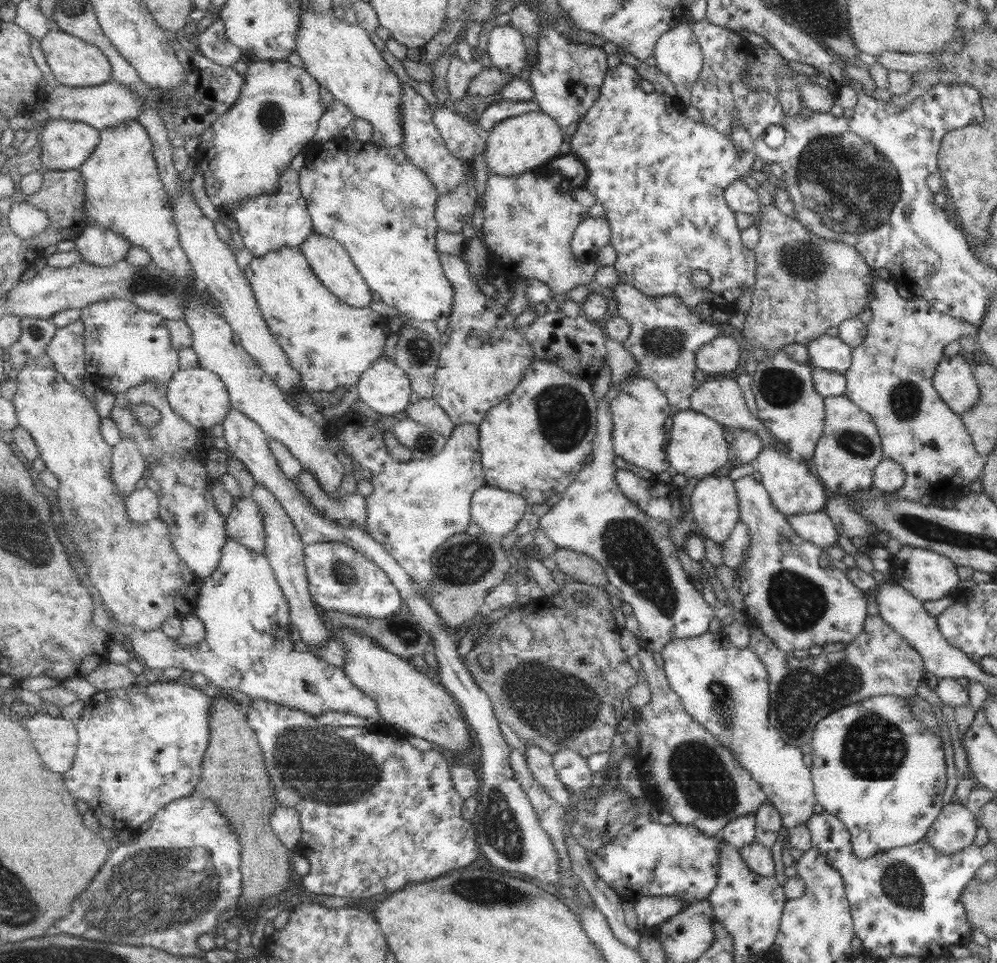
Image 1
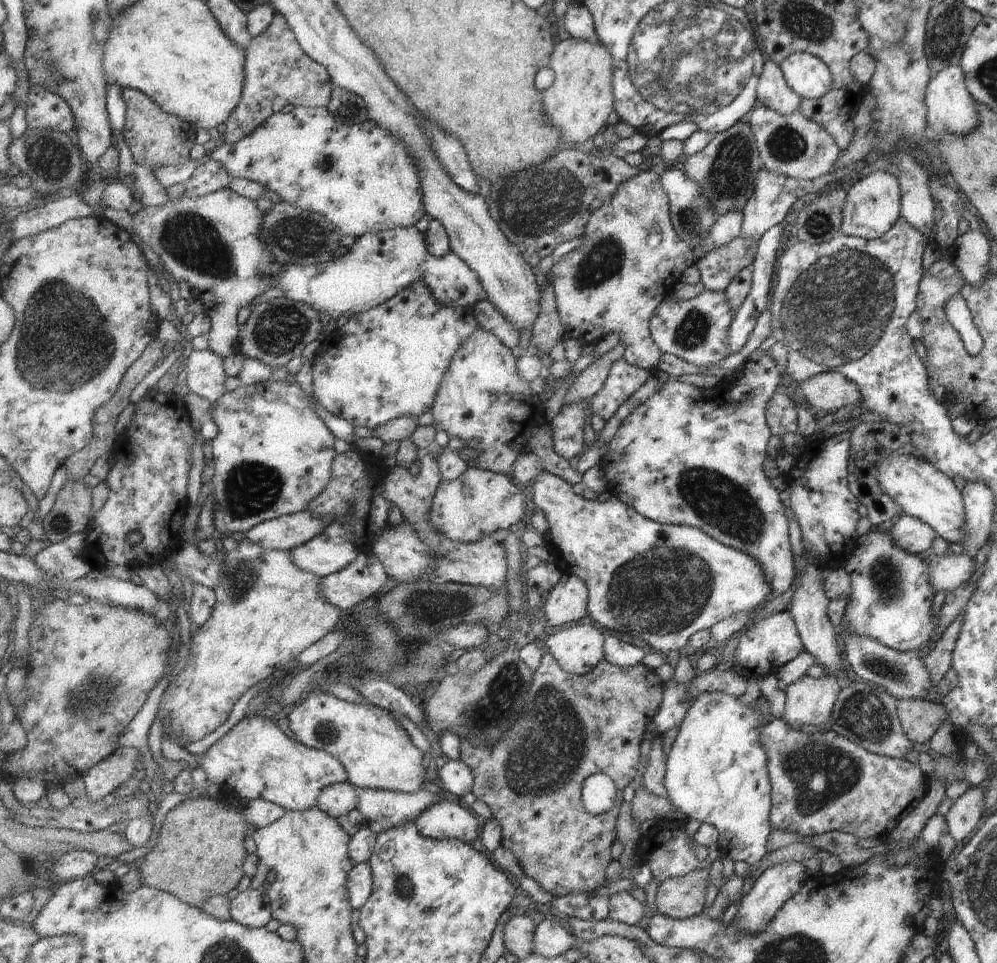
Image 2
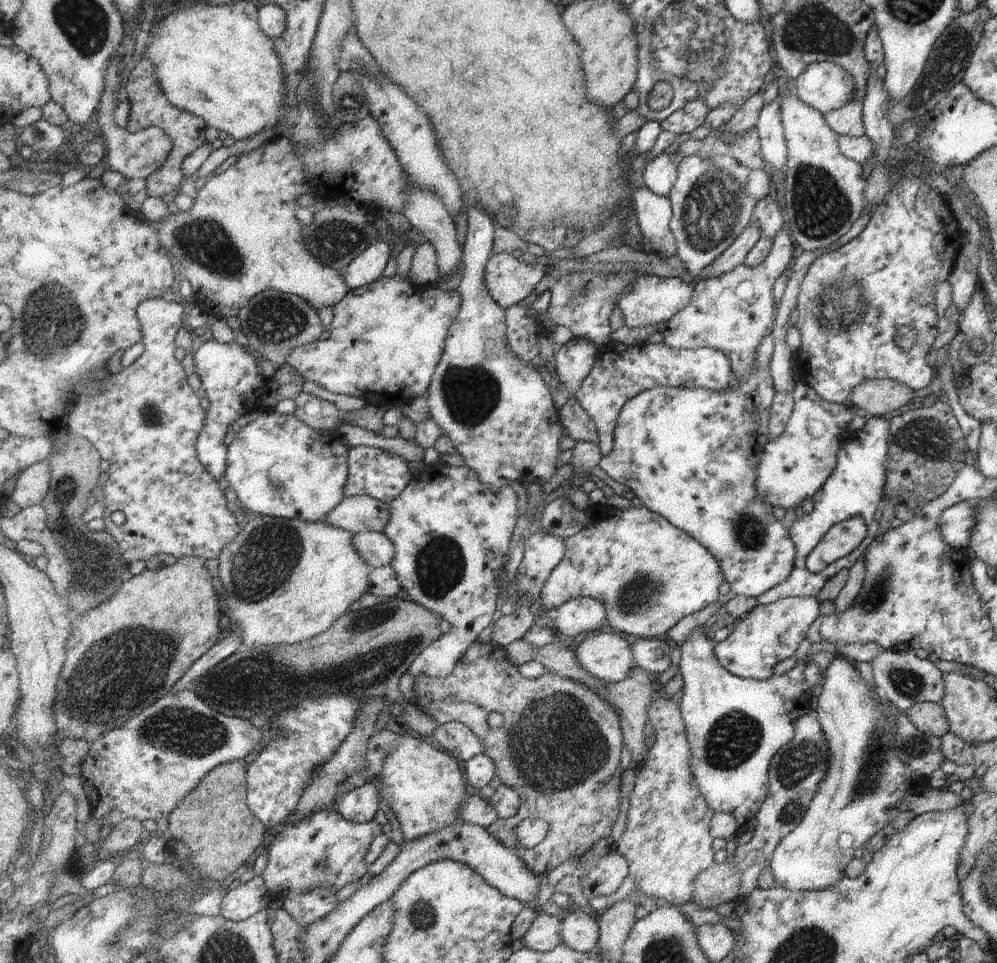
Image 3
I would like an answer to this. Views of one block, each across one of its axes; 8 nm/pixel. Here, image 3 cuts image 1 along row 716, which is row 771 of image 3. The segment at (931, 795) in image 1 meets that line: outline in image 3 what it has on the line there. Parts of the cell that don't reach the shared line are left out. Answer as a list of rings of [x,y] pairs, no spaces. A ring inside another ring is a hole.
[[[835,655],[822,675],[824,682],[817,697],[814,713],[829,750],[827,770],[823,778],[817,782],[817,792],[803,820],[787,836],[779,840],[771,854],[771,861],[768,862],[776,887],[791,891],[820,890],[844,878],[845,866],[854,858],[855,849],[862,848],[875,832],[890,824],[900,812],[911,811],[914,815],[931,811],[947,812],[949,808],[964,804],[962,795],[955,796],[947,789],[929,788],[925,777],[912,772],[909,766],[905,766],[895,756],[893,734],[896,707],[883,697],[879,700],[873,698],[871,690],[867,688],[867,684],[849,660]]]

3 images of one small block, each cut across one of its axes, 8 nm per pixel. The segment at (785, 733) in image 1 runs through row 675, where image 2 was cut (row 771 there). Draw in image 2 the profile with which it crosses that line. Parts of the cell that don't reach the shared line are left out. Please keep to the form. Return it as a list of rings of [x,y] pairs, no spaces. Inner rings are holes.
[[[772,719],[759,730],[759,744],[765,752],[770,790],[769,820],[771,829],[814,836],[823,832],[847,832],[858,840],[883,836],[903,820],[928,788],[927,776],[915,763],[867,752],[858,744],[821,727],[812,734],[789,728],[782,719]]]

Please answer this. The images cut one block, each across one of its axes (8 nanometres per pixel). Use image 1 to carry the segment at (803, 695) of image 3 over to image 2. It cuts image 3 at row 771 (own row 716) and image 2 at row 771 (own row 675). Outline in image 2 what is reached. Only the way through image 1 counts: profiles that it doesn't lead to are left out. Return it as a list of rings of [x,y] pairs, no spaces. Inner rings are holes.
[[[719,691],[693,698],[668,754],[665,788],[677,810],[717,830],[716,846],[722,857],[753,866],[765,856],[770,829],[771,786],[759,744],[759,730],[769,720],[757,714],[757,699],[748,705],[737,699]]]

